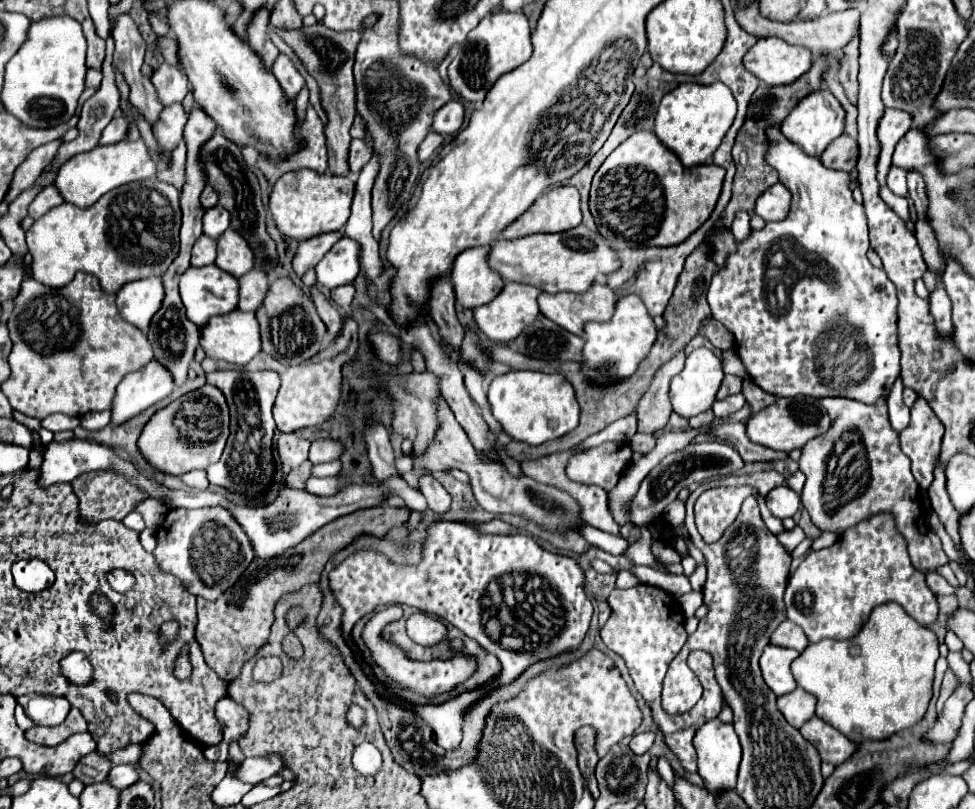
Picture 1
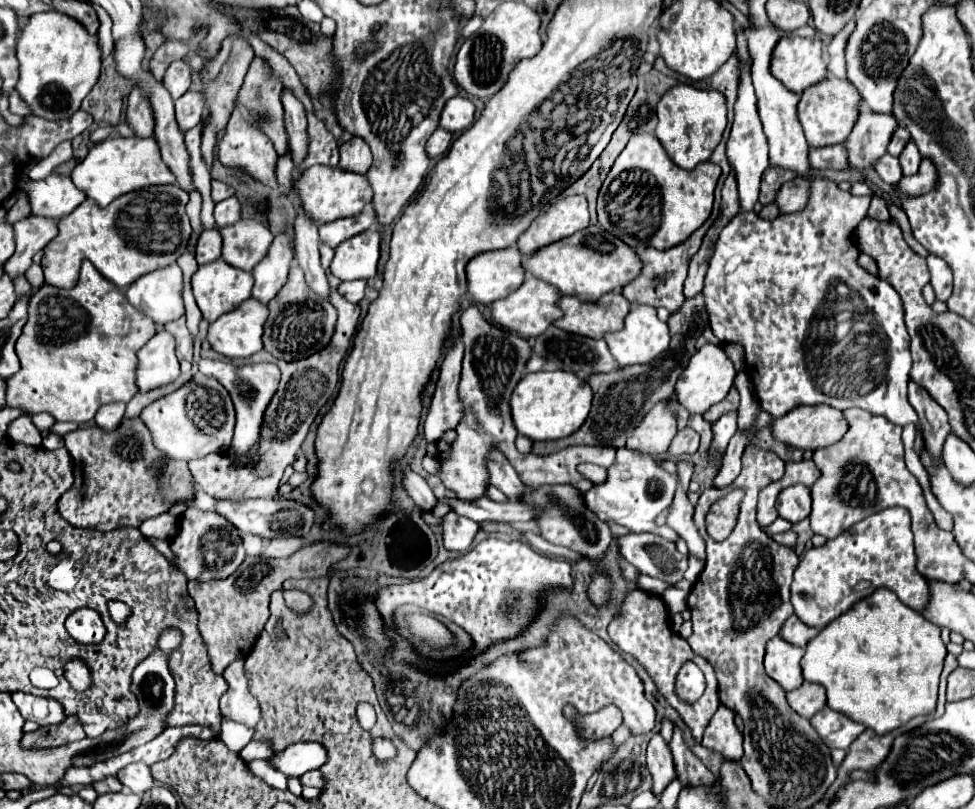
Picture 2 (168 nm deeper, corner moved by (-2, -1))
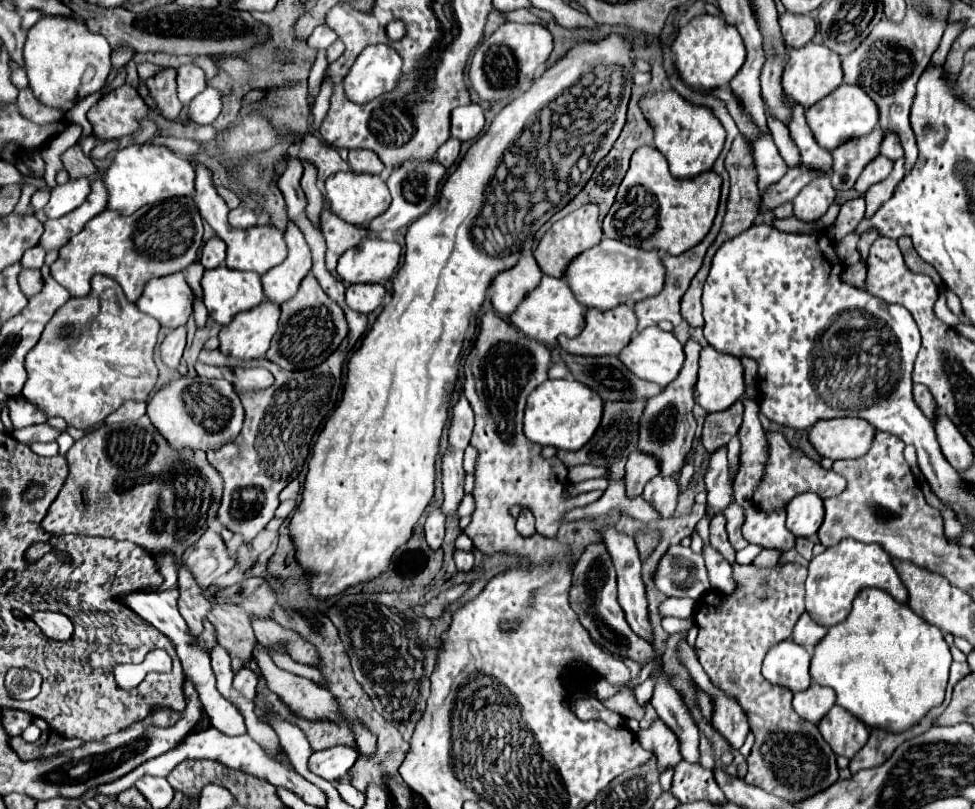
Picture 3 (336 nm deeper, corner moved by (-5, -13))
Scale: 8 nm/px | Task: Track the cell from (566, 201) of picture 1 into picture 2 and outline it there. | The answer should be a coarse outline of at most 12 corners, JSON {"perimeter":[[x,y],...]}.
{"perimeter":[[566,196],[518,238],[522,256],[590,226],[586,196]]}

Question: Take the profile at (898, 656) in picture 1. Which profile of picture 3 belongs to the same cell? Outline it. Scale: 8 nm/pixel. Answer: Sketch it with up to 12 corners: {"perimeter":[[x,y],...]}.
{"perimeter":[[869,588],[811,678],[867,728],[943,704],[937,626]]}

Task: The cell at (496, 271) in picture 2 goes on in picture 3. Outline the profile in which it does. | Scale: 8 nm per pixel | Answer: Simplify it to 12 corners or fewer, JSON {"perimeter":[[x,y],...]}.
{"perimeter":[[533,256],[491,282],[491,304],[503,318],[541,280]]}

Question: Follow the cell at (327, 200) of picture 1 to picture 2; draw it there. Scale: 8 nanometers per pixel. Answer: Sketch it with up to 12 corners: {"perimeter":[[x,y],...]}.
{"perimeter":[[312,166],[294,180],[316,222],[362,212],[372,202],[366,176]]}

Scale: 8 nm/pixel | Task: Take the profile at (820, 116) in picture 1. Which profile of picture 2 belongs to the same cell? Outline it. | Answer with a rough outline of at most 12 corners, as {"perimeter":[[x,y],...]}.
{"perimeter":[[828,76],[804,90],[798,120],[810,146],[840,144],[862,96]]}

